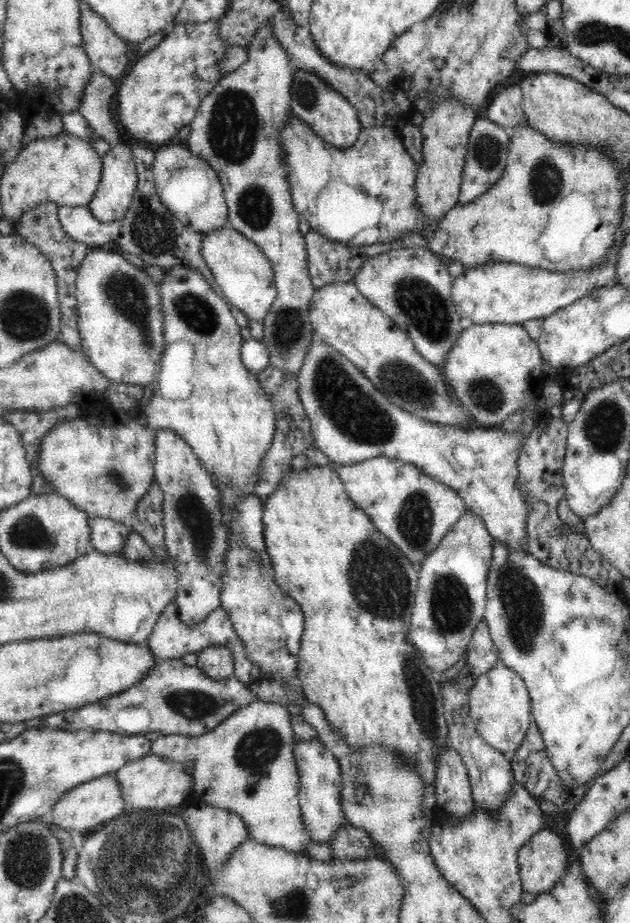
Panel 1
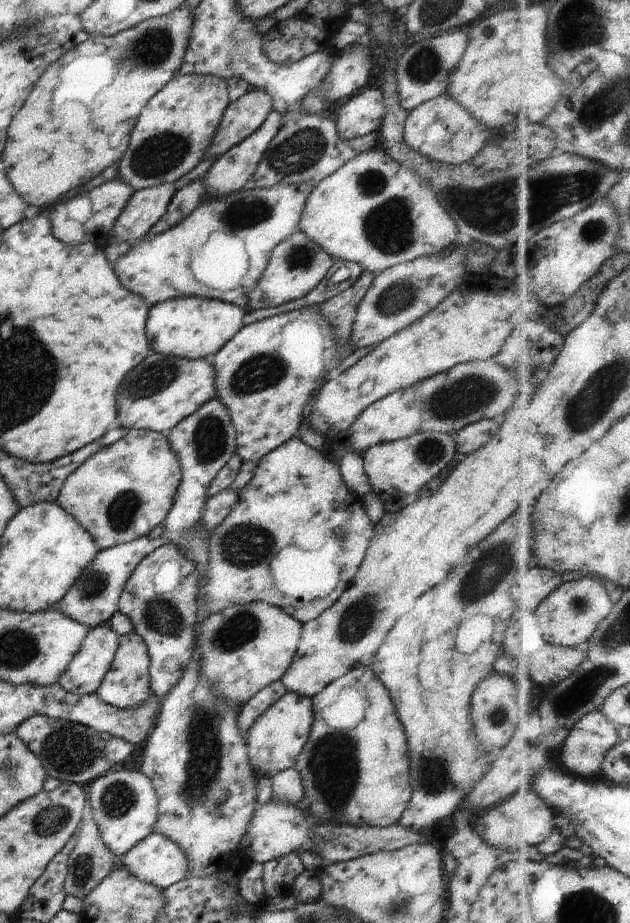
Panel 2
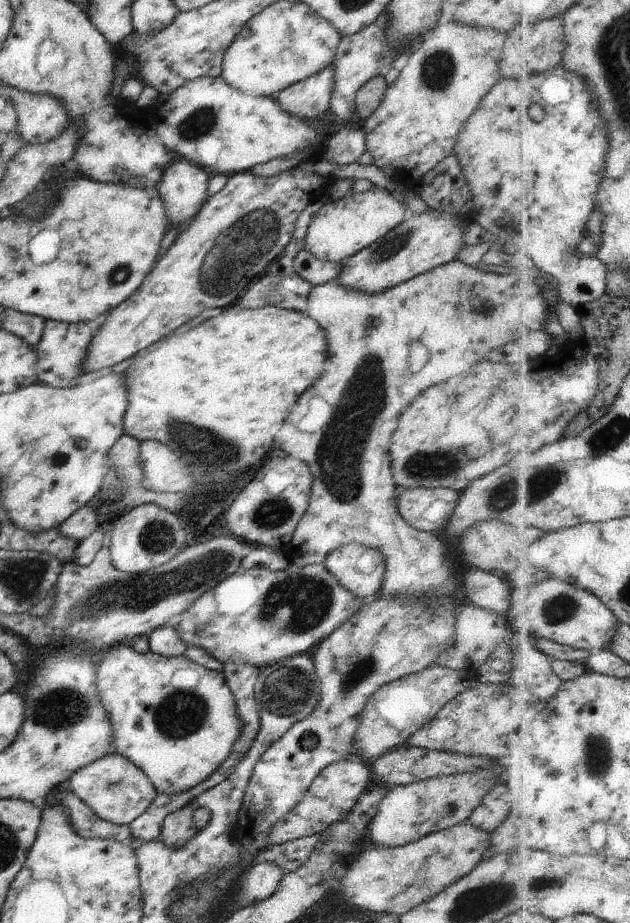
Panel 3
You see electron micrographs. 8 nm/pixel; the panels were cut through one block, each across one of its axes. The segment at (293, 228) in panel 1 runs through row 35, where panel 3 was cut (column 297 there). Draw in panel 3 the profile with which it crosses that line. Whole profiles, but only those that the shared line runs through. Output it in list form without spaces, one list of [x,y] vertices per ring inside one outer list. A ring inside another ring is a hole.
[[[306,250],[300,252],[294,260],[294,271],[313,286],[337,280],[342,268],[343,262],[319,260]]]

